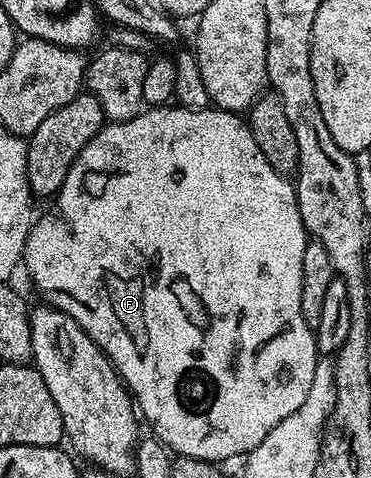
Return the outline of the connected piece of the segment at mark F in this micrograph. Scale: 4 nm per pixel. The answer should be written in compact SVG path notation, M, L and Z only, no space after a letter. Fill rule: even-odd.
M150 106L139 112L131 120L110 122L102 127L90 139L88 146L84 146L84 150L80 150L80 154L72 162L57 197L53 201L53 204L55 203L54 212L48 213L47 216L39 215L30 226L30 233L22 251L24 272L26 268L31 282L42 291L42 296L46 299L43 301L51 308L59 308L60 311L75 320L86 331L88 338L92 338L92 342L96 342L99 350L110 359L131 397L136 401L136 408L141 419L145 423L146 420L150 423L150 428L154 431L151 432L153 439L166 445L175 457L187 456L188 458L211 462L223 462L222 460L230 460L233 456L245 457L252 450L256 450L256 446L260 446L260 442L264 442L264 438L268 438L270 431L276 430L276 426L280 426L280 422L284 422L284 418L288 418L288 414L296 414L296 409L304 403L304 398L308 398L308 390L312 390L312 378L316 374L320 353L318 344L314 341L315 329L310 328L308 322L304 322L304 310L300 310L300 294L302 293L302 279L304 278L304 250L308 243L308 233L304 222L300 218L300 206L298 205L298 193L295 185L291 181L289 184L286 180L289 179L283 173L274 169L266 161L264 154L260 154L260 146L256 146L256 138L252 138L249 123L239 113L226 112L223 108L213 106L209 108Z

